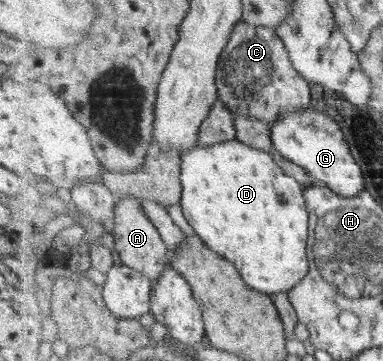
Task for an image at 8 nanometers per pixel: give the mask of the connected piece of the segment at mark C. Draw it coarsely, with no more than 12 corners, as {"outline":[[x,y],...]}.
{"outline":[[240,21],[219,99],[270,123],[311,107],[274,27]]}

